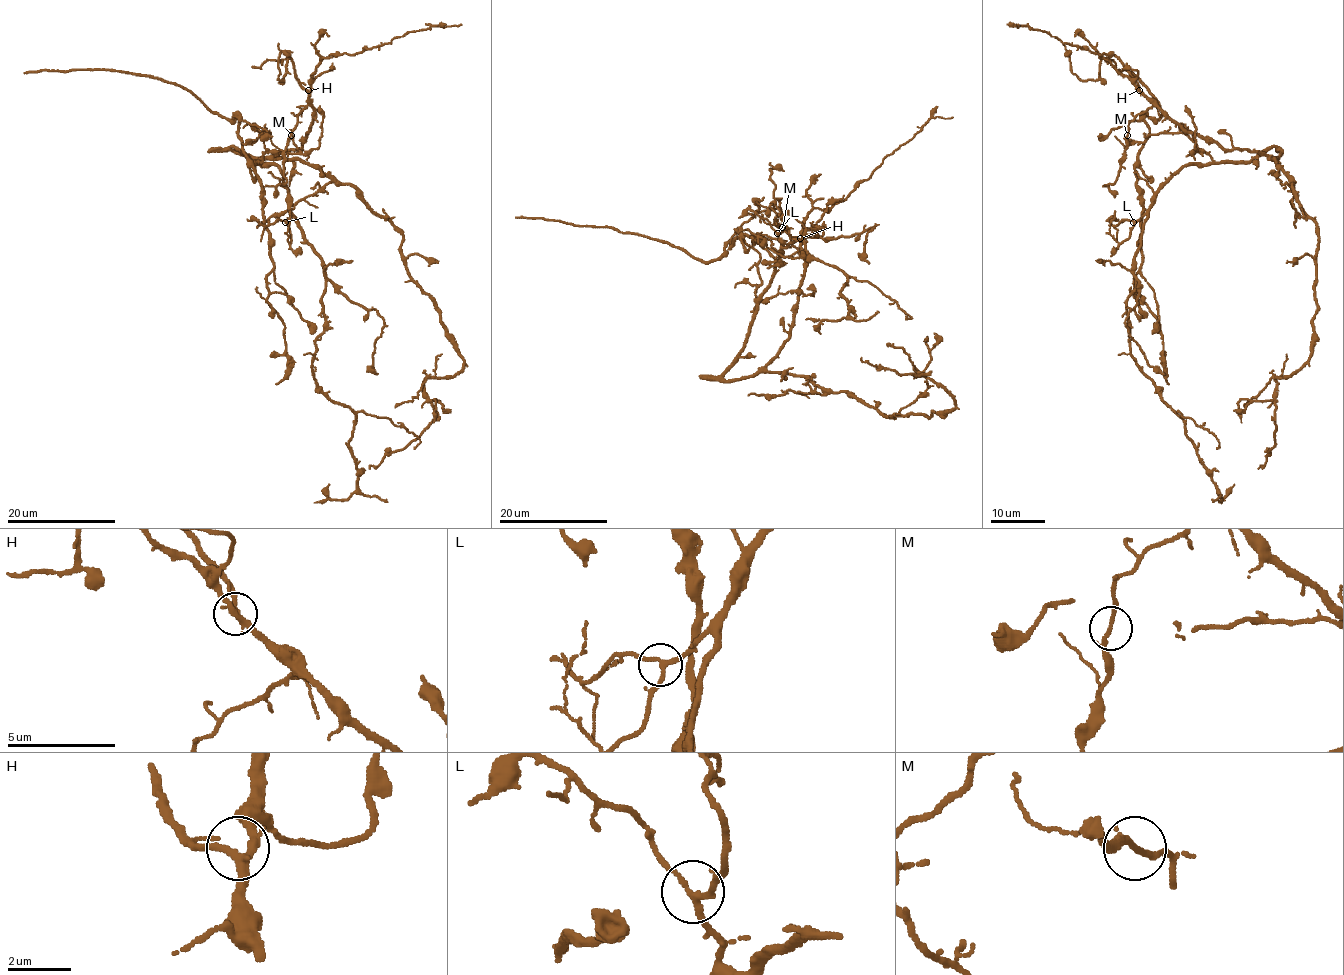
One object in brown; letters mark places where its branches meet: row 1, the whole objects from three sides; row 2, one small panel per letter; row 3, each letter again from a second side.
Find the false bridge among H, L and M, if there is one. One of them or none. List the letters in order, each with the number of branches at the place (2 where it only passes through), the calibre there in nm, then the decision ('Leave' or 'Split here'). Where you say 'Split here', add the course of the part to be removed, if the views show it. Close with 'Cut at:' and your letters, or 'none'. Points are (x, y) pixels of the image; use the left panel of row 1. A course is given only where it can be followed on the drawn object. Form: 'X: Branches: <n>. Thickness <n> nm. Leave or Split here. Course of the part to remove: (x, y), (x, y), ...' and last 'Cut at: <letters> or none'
H: Branches: 3. Thickness 260 nm. Leave
L: Branches: 3. Thickness 190 nm. Leave
M: Branches: 2. Thickness 170 nm. Leave
Cut at: none

